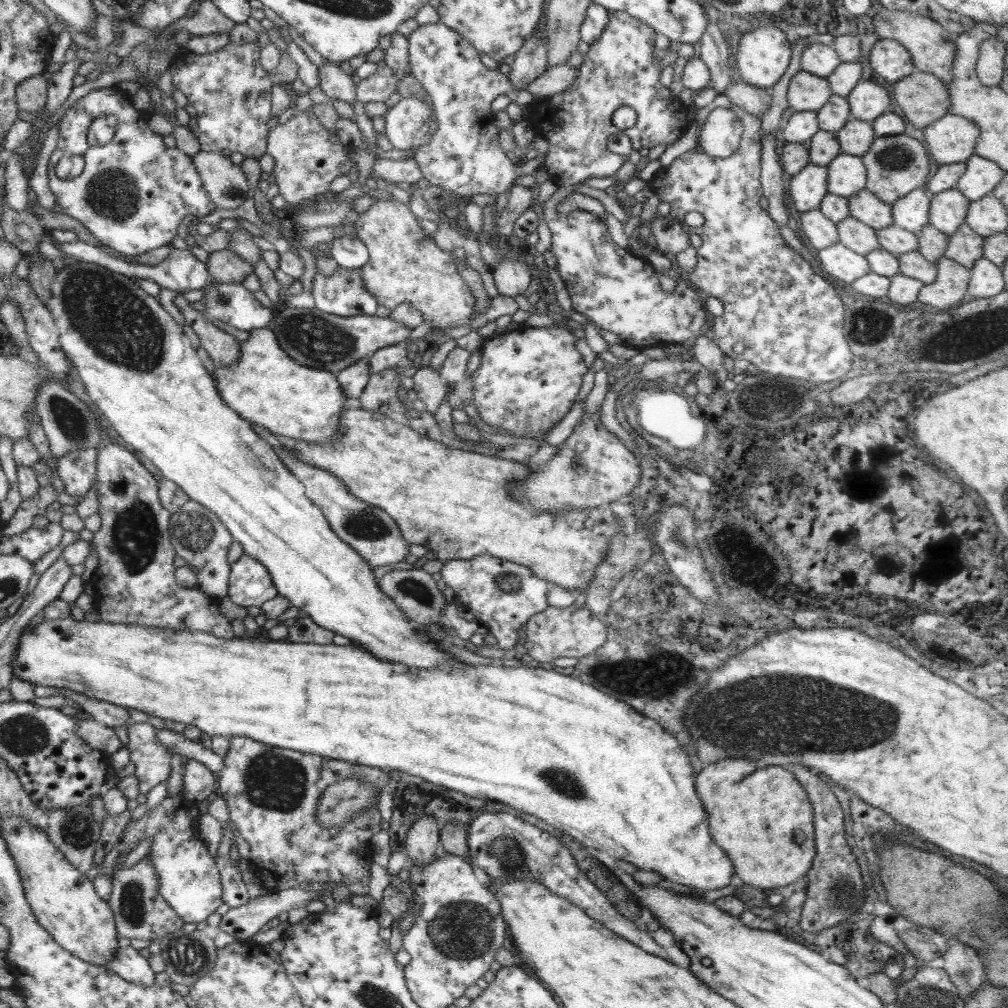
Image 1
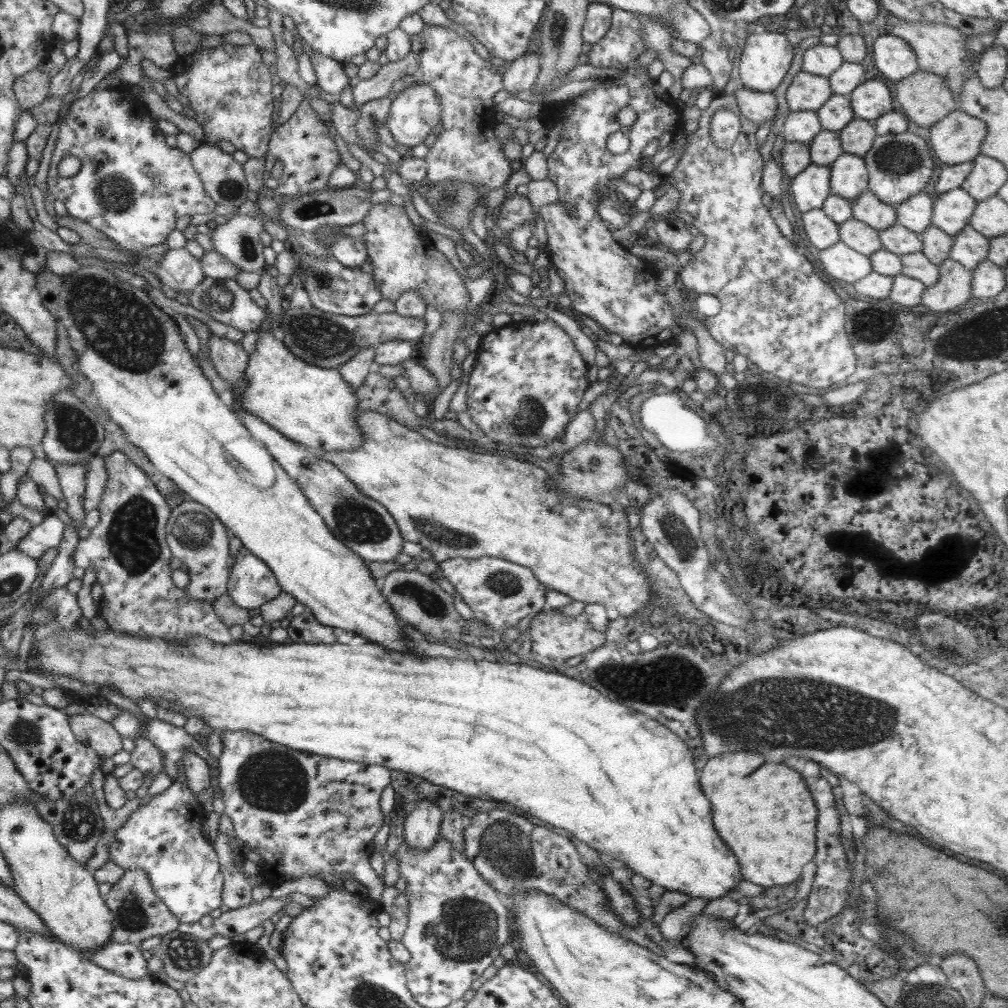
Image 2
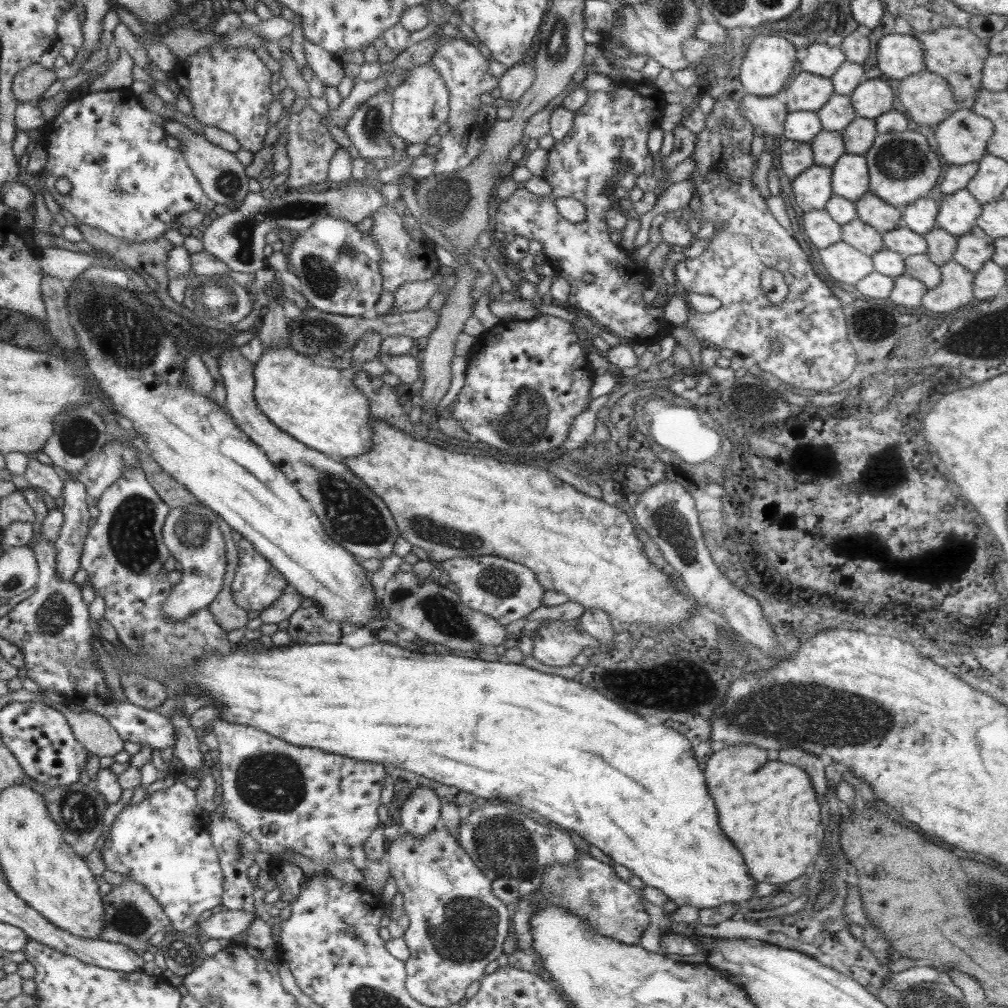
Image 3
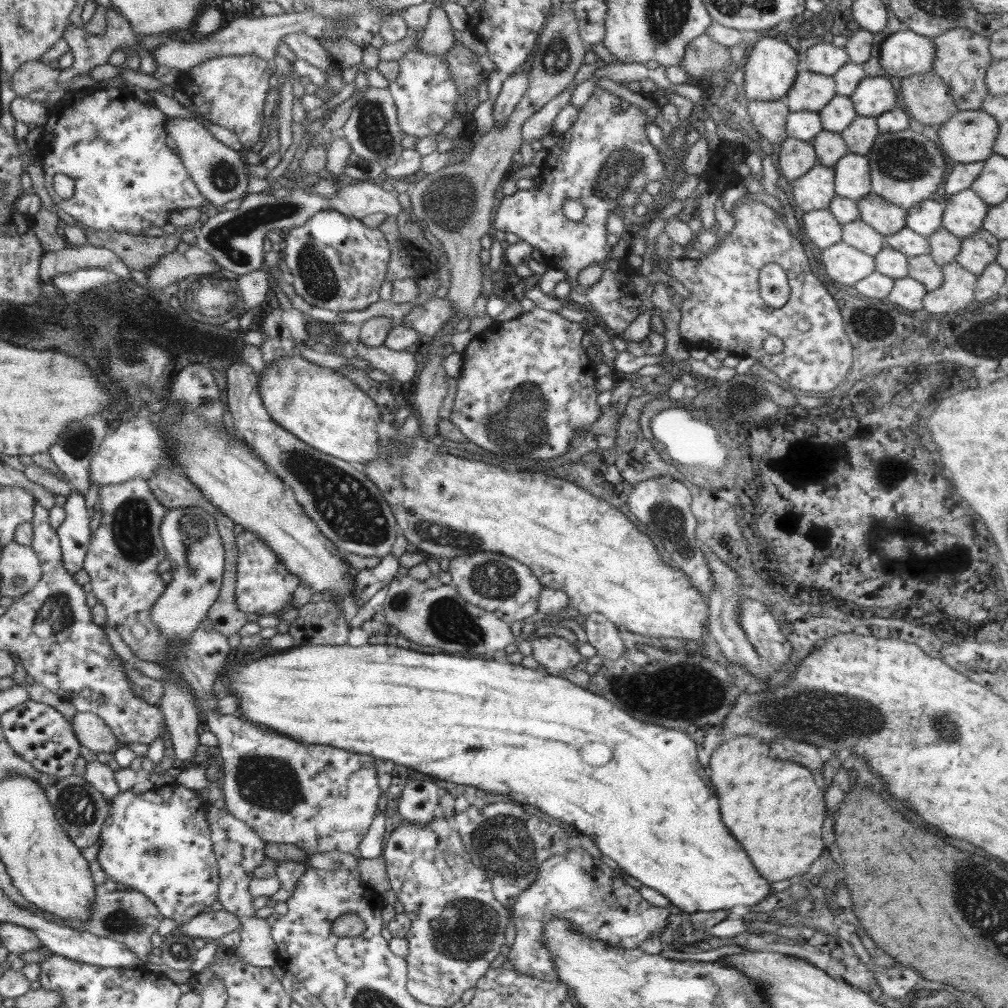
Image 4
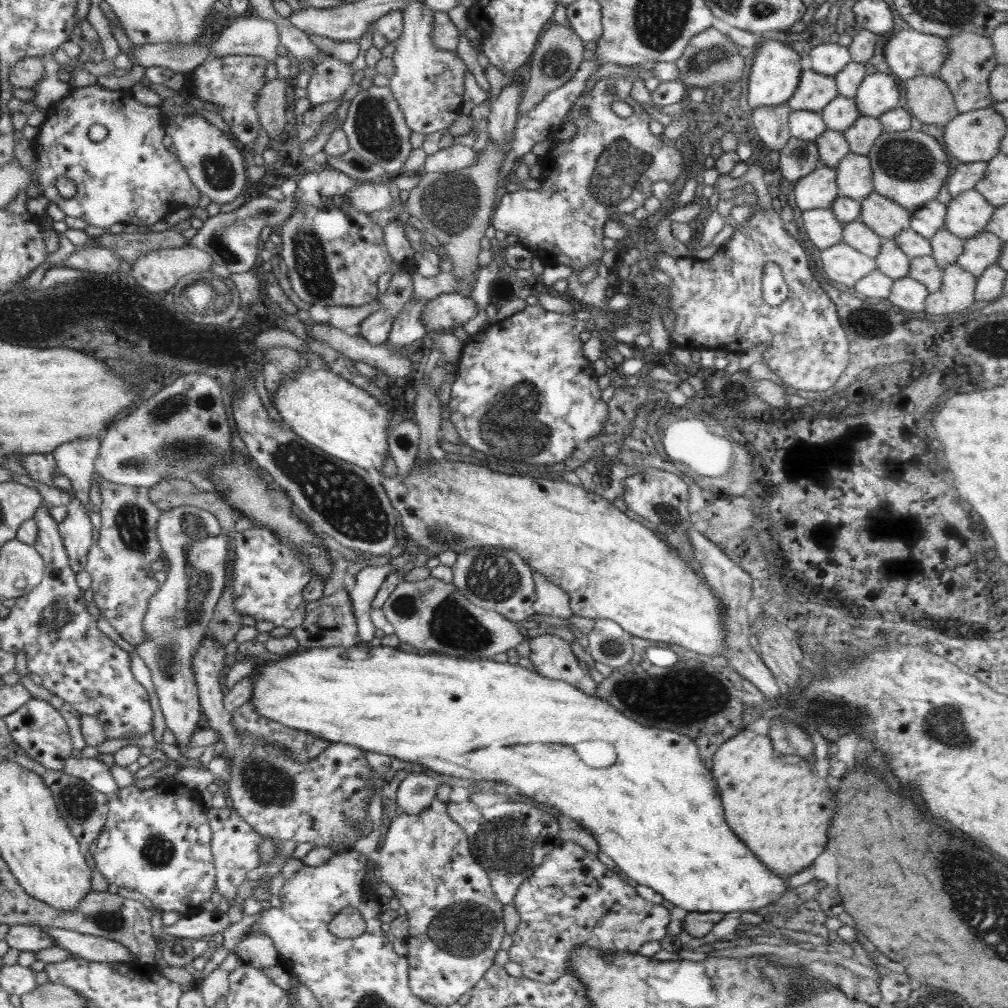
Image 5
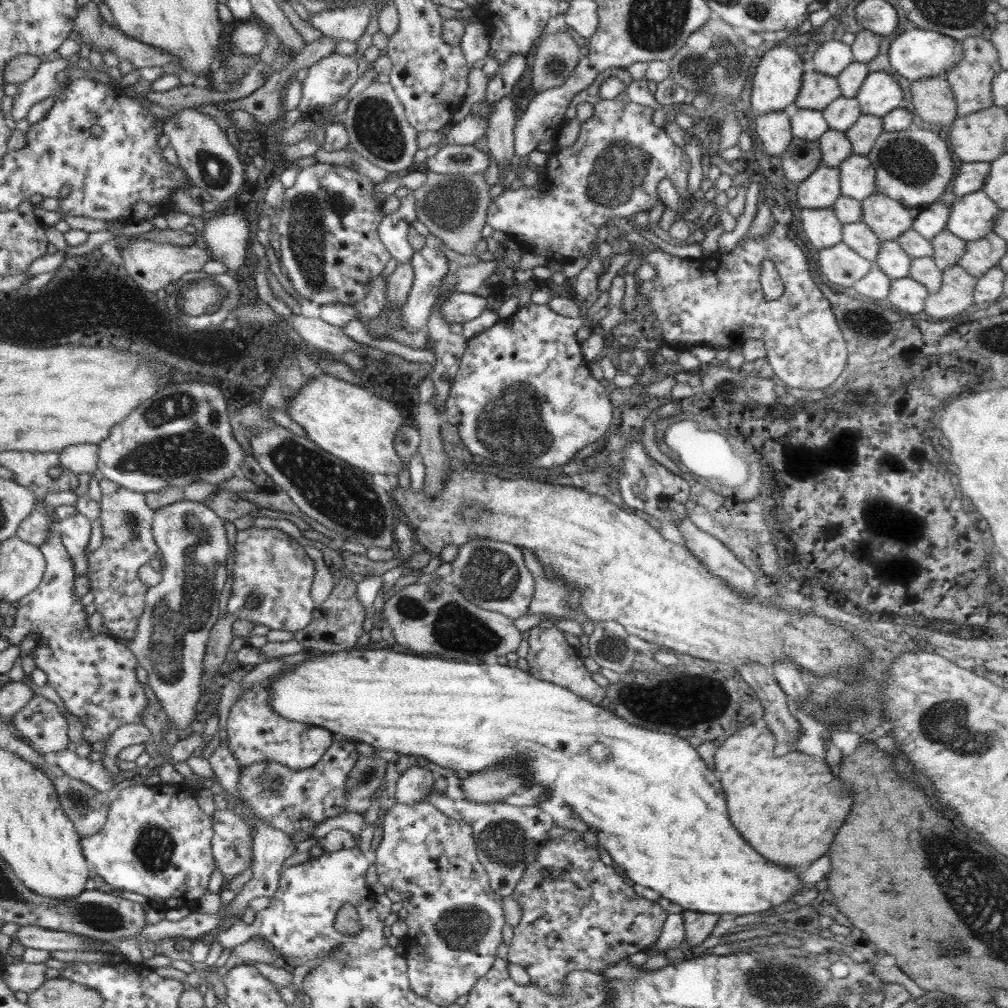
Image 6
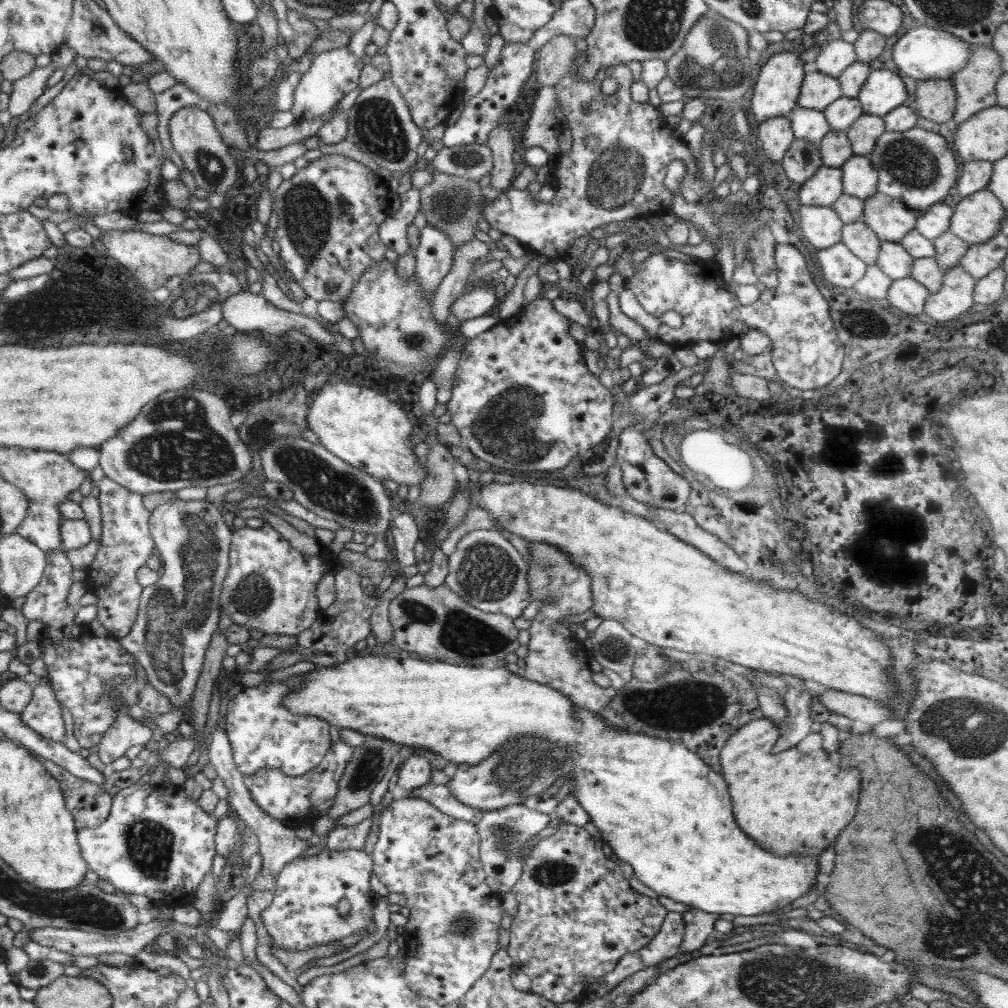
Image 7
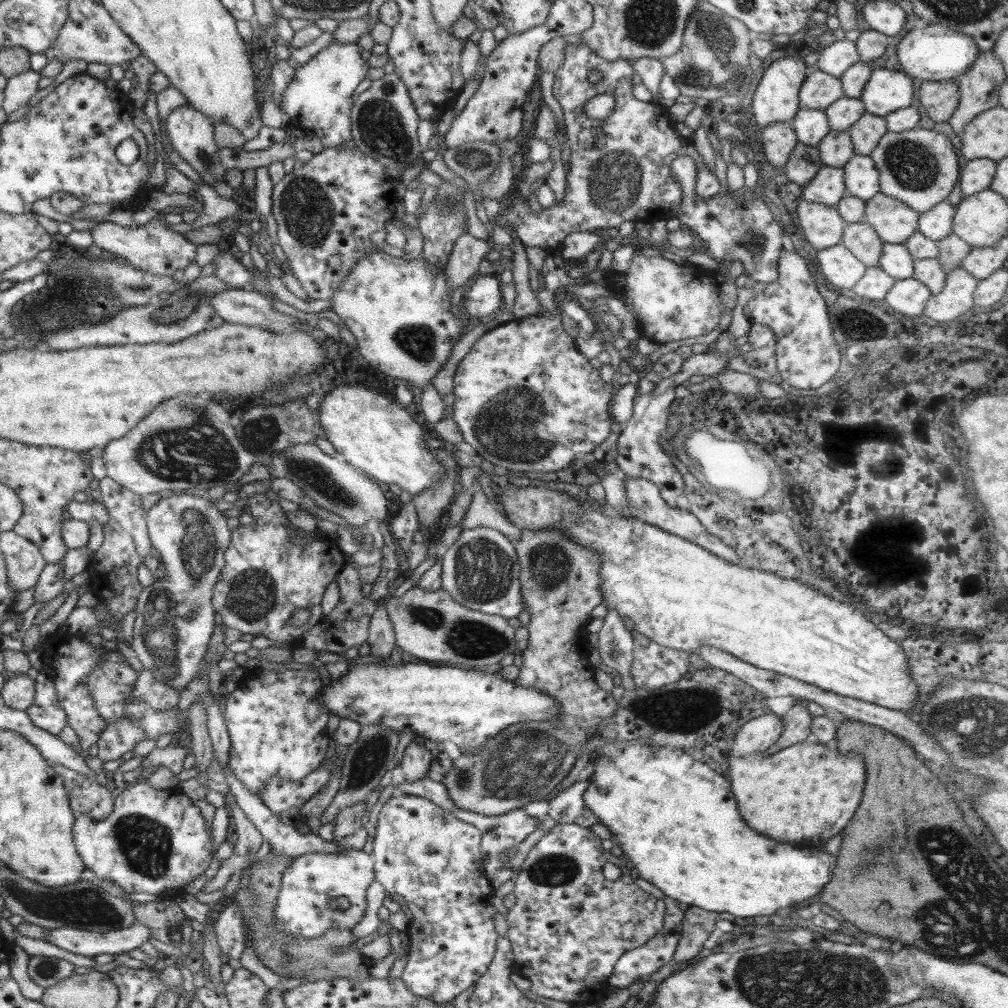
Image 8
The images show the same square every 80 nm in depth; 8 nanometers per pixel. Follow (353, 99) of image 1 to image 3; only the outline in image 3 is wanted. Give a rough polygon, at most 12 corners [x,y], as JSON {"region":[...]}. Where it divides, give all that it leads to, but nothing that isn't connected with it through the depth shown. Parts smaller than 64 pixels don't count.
{"region":[[309,40],[307,65],[323,84],[337,88],[345,75],[336,56]]}

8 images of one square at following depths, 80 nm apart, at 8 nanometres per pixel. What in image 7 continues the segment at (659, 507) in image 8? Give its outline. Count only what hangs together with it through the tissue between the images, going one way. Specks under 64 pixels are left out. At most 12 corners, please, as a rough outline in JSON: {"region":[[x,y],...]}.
{"region":[[648,506],[676,538],[732,572],[746,573],[730,546],[686,510]]}

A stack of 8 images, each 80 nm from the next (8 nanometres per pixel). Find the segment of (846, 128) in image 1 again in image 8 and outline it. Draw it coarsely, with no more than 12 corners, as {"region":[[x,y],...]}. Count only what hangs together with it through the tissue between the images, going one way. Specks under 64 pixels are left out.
{"region":[[864,113],[848,130],[855,154],[870,156],[887,131]]}

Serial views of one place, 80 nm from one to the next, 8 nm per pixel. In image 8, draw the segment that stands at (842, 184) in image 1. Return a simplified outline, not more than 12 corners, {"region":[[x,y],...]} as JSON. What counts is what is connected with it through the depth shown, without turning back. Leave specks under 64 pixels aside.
{"region":[[851,156],[843,172],[847,194],[866,202],[880,193],[869,156]]}

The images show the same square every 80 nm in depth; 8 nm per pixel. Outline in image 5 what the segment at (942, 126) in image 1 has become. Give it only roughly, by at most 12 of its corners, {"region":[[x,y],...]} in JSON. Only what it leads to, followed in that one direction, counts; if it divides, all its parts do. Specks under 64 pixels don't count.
{"region":[[991,106],[945,124],[946,150],[960,163],[988,162],[1006,134]]}

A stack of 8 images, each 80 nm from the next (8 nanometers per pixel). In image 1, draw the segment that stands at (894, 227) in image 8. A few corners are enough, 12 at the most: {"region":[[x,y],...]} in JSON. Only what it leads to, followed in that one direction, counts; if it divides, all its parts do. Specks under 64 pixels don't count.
{"region":[[865,189],[848,197],[850,217],[882,229],[892,205]]}

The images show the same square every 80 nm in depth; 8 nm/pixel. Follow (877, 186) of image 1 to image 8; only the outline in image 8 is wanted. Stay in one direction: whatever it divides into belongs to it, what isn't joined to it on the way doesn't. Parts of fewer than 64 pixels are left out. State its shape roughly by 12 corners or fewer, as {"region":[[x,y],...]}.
{"region":[[887,130],[869,157],[880,193],[920,213],[947,200],[960,162],[946,135]]}

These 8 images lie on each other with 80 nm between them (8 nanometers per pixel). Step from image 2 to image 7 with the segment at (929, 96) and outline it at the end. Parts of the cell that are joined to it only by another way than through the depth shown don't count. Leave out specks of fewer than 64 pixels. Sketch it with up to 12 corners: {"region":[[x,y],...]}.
{"region":[[950,79],[917,81],[914,108],[935,124],[952,123]]}

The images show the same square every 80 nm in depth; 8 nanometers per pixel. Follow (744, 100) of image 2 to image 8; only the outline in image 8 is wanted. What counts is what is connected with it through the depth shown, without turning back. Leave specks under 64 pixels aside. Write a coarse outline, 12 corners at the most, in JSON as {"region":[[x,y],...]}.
{"region":[[789,123],[761,127],[767,161],[786,166],[798,140]]}

